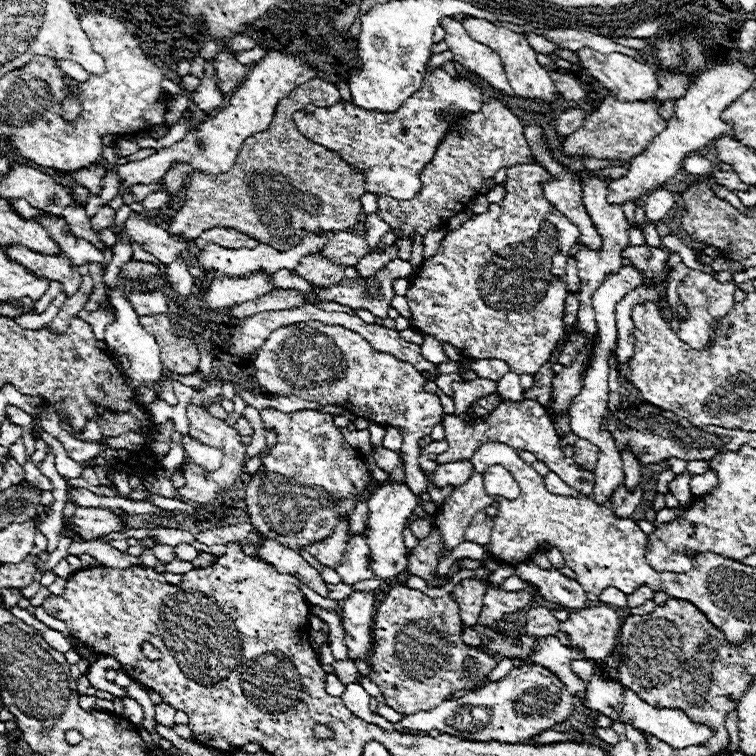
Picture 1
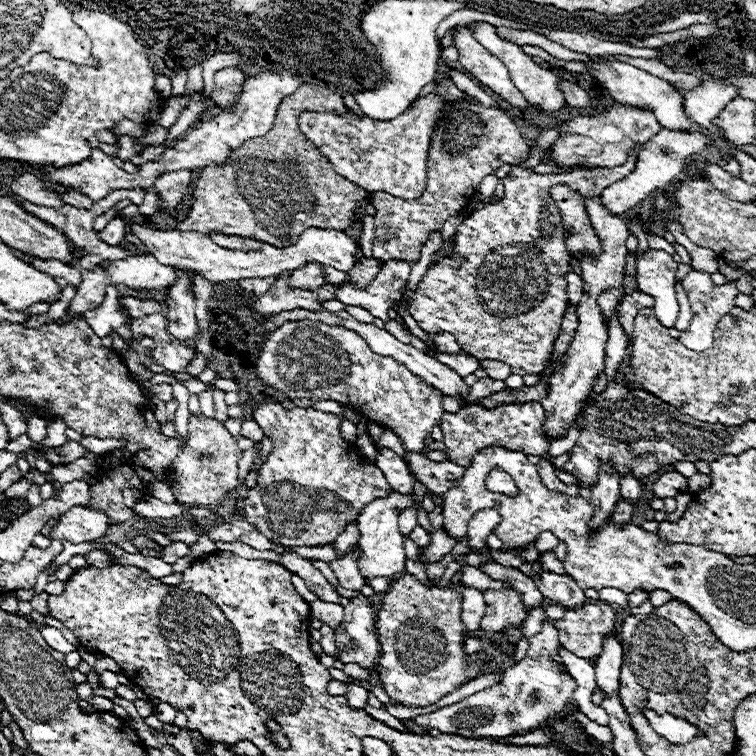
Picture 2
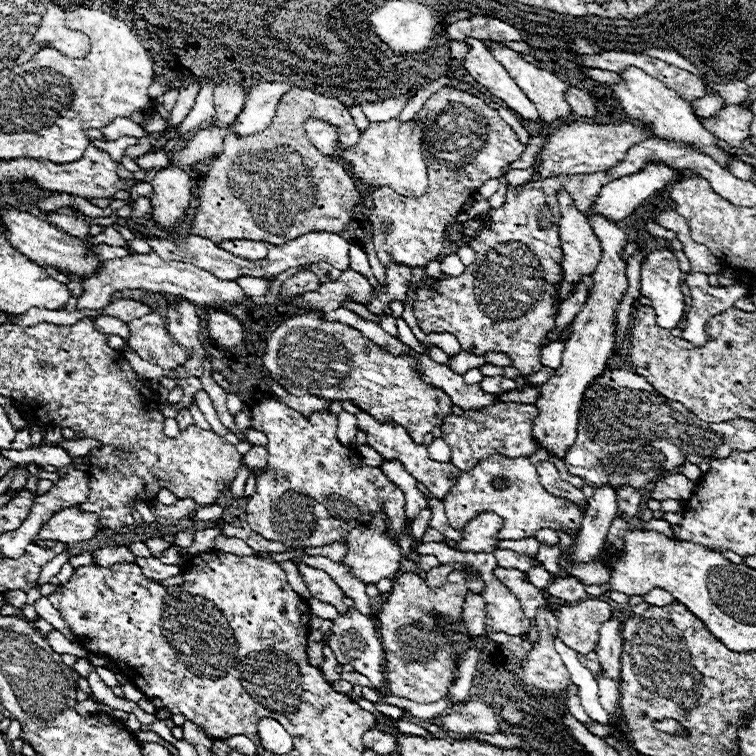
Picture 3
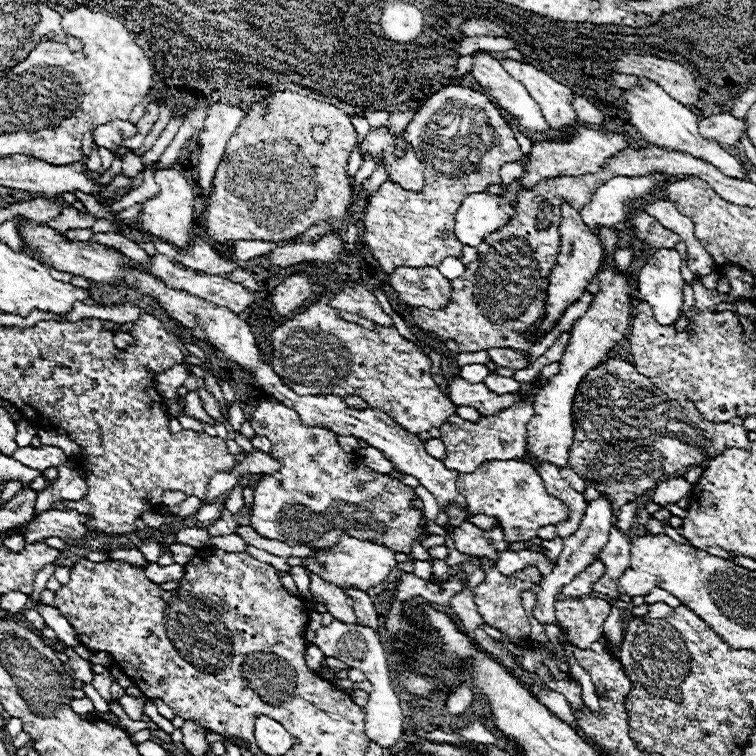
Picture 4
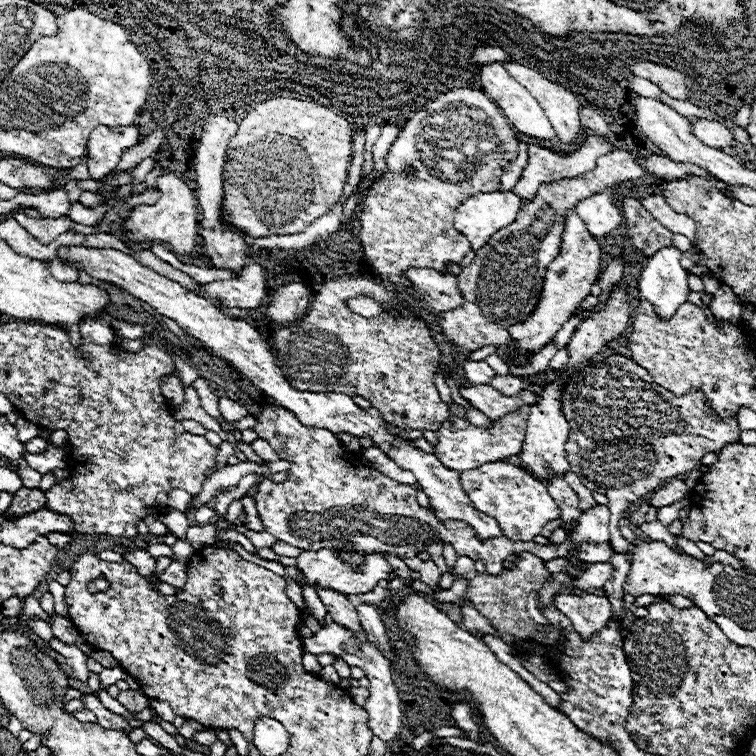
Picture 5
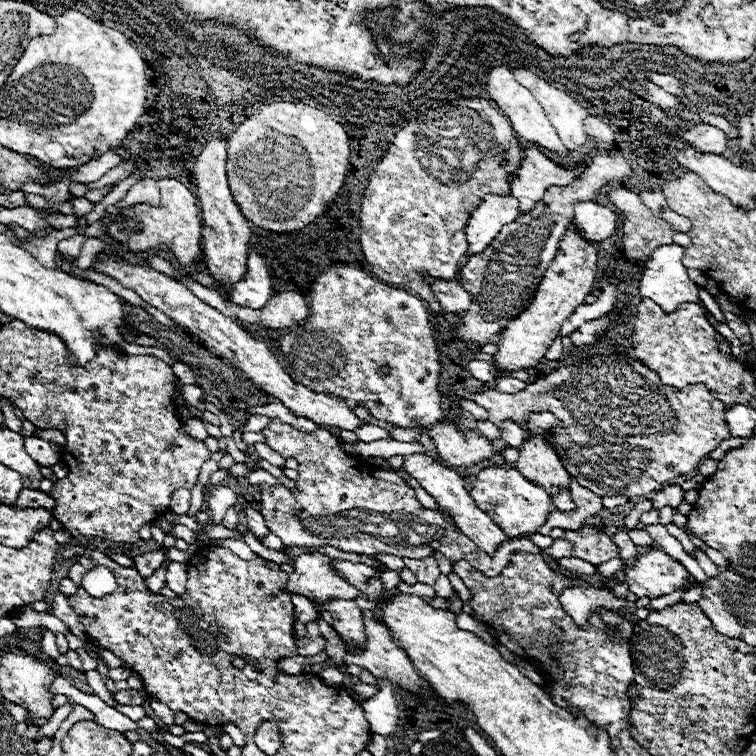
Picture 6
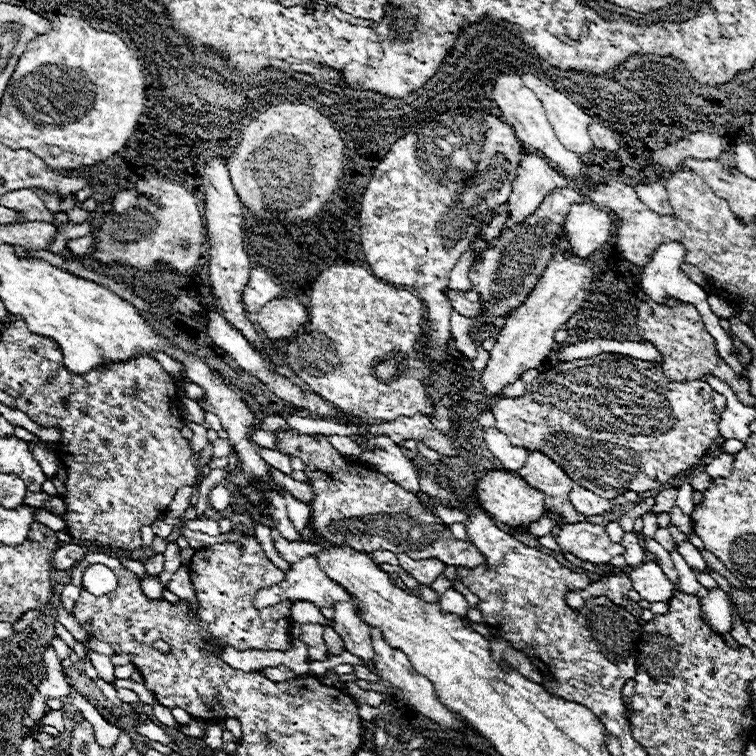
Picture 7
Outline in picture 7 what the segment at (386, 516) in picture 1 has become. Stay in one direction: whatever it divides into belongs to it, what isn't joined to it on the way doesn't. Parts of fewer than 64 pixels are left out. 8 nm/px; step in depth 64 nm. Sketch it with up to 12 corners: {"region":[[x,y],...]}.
{"region":[[316,556],[292,564],[284,582],[260,590],[256,606],[306,600],[318,608],[350,602]]}

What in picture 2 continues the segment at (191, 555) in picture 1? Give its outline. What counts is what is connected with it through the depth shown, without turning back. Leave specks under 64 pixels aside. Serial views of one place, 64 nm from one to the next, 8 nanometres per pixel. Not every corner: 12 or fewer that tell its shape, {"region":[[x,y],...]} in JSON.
{"region":[[184,542],[166,546],[164,560],[172,564],[176,558],[190,556]]}

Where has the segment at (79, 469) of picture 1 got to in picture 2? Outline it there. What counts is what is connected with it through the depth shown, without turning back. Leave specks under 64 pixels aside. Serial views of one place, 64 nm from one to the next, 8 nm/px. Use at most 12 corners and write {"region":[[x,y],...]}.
{"region":[[28,419],[26,435],[33,442],[47,436],[44,419]]}

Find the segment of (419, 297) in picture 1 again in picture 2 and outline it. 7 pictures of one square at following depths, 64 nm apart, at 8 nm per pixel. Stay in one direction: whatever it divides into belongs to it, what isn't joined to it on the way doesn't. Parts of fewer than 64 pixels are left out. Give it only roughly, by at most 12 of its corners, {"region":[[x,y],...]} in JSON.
{"region":[[512,166],[410,298],[424,332],[540,374],[570,252],[548,190],[634,170]]}

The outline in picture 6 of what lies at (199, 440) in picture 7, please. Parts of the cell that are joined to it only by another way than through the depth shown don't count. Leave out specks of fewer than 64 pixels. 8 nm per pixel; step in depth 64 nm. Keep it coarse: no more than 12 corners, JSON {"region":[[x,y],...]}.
{"region":[[182,422],[186,434],[206,440],[202,422]]}

